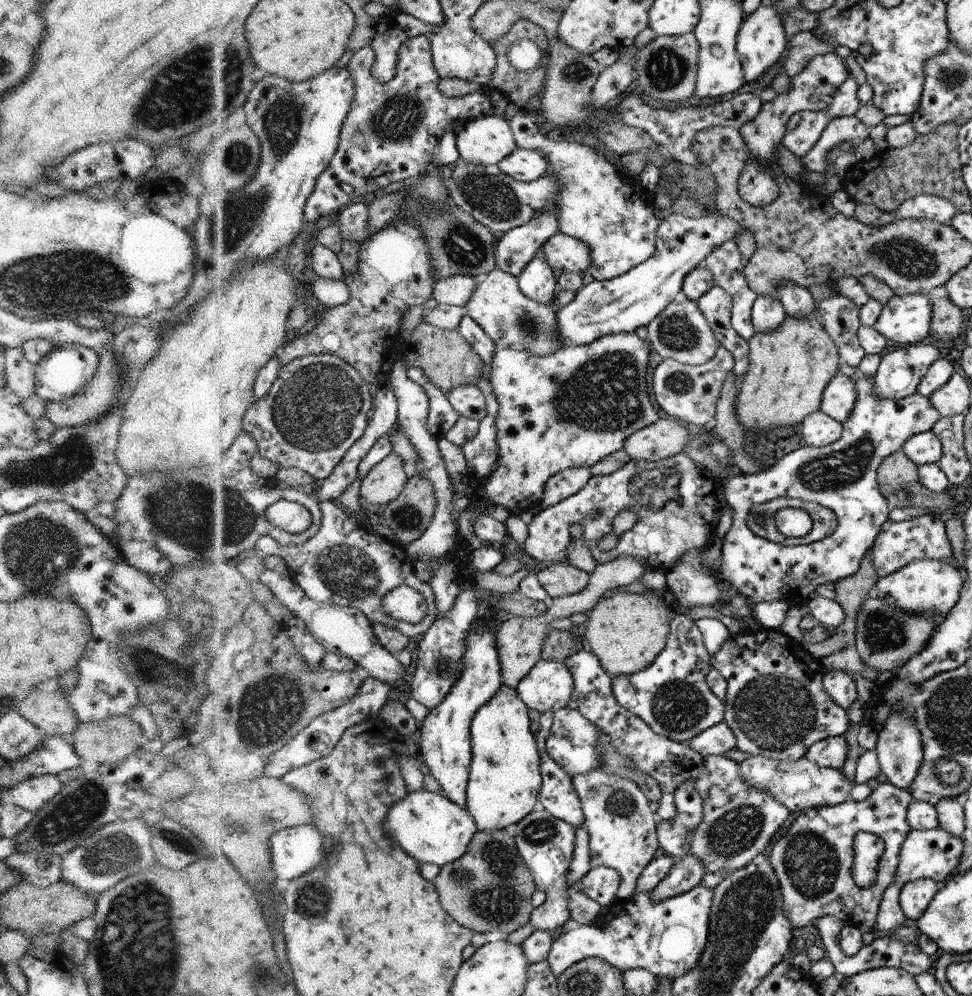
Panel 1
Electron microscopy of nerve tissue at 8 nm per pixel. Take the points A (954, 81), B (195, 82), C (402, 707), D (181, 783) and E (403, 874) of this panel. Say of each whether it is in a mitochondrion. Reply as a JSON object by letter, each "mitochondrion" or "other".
{"A":"mitochondrion","B":"mitochondrion","C":"other","D":"other","E":"other"}

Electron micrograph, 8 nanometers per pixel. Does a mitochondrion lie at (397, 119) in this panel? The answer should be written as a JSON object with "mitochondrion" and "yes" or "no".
{"mitochondrion":"yes"}

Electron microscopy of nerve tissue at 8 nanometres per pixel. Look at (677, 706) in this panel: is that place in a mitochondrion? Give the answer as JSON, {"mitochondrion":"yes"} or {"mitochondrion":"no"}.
{"mitochondrion":"yes"}

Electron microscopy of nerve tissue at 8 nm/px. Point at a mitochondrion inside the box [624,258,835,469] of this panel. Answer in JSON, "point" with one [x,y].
{"point":[675,332]}

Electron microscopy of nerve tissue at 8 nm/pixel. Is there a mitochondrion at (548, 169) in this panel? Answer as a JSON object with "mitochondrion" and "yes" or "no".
{"mitochondrion":"no"}

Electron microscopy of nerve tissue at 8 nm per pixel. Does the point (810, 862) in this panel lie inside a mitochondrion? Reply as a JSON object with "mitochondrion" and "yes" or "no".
{"mitochondrion":"yes"}

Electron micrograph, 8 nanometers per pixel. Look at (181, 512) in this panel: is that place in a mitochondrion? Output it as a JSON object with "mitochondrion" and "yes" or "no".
{"mitochondrion":"yes"}

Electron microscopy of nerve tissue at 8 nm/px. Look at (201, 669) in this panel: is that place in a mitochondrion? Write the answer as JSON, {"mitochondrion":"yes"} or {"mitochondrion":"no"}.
{"mitochondrion":"no"}

